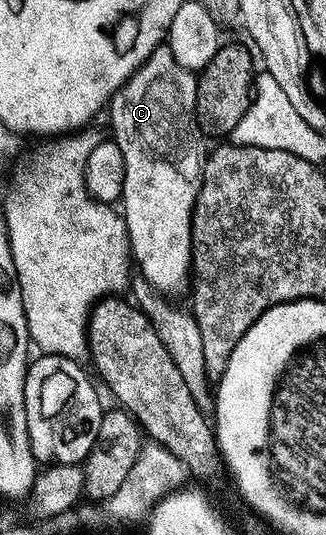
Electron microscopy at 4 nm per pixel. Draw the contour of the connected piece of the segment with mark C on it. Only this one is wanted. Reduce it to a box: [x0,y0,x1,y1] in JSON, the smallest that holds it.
[108,45,207,293]

